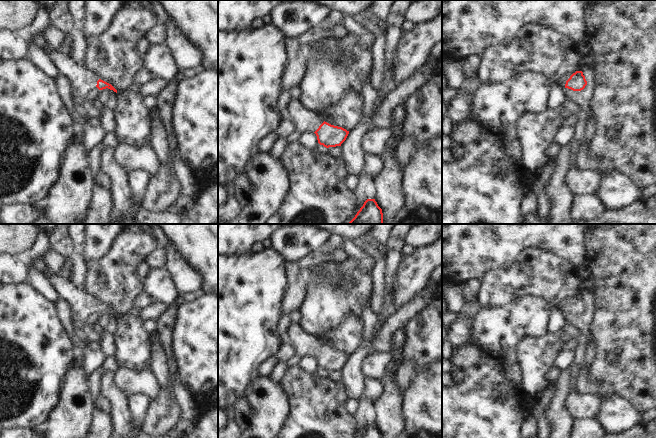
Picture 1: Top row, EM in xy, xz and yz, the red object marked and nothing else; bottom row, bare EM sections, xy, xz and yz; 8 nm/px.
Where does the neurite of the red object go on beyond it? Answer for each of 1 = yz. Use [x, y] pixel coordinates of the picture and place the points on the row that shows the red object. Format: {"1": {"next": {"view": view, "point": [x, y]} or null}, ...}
{"1": {"next": {"view": "yz", "point": [562, 81]}}}

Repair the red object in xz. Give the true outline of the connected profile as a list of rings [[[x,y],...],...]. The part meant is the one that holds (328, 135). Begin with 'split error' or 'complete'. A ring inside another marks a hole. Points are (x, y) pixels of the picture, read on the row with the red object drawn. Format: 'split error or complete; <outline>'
split error; [[[291,99],[287,110],[295,131],[315,133],[318,143],[326,148],[341,146],[349,134],[346,129],[327,123],[318,112],[306,108],[299,99]]]

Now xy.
split error; [[[43,34],[32,36],[31,41],[43,50],[59,73],[69,80],[71,96],[75,104],[82,105],[82,102],[87,99],[88,92],[96,87],[99,90],[108,88],[117,93],[117,90],[111,84],[101,80],[92,71],[77,65],[70,55],[63,55],[58,51],[48,49],[43,40]]]

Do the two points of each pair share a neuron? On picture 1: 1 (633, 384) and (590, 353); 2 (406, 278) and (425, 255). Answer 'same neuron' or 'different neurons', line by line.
1: different neurons
2: same neuron

